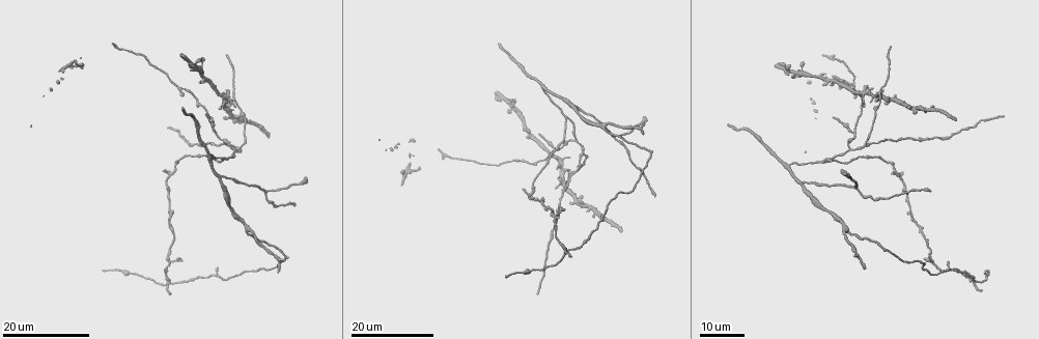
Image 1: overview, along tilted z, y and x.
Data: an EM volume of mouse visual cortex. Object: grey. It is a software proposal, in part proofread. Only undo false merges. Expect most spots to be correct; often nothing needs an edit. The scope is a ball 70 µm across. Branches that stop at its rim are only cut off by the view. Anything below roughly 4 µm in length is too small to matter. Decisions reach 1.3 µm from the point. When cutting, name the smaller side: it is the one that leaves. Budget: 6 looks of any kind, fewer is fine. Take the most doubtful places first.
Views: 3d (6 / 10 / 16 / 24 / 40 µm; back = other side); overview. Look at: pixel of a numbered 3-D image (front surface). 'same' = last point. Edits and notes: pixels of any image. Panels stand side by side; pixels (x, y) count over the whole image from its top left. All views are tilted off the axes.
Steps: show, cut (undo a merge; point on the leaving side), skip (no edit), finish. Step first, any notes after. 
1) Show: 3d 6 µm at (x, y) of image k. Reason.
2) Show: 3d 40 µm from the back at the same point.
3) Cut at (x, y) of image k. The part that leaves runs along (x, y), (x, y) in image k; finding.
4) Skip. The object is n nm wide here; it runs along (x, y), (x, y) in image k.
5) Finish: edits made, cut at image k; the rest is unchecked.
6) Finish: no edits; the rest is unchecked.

Show: 3d 24 µm at (232, 97) of image 1. A fork.

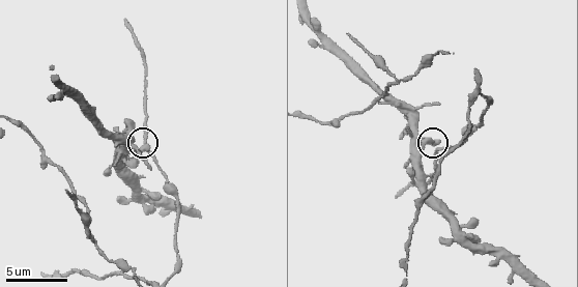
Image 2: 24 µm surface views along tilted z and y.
Show: 3d 10 µm at (437, 148) of image 2.

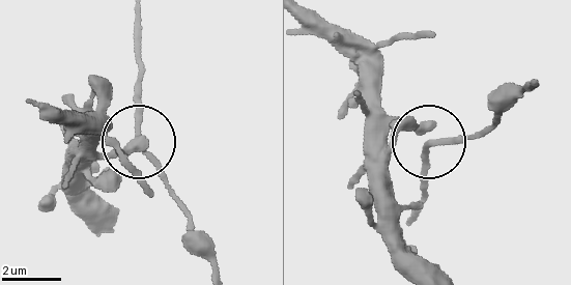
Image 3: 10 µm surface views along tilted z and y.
Skip. It runs along (529, 80), (477, 135), (427, 142), (422, 188) in image 3; one cell here.

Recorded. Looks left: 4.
Show: 3d 10 µm at (395, 81) of image 2. A fork.

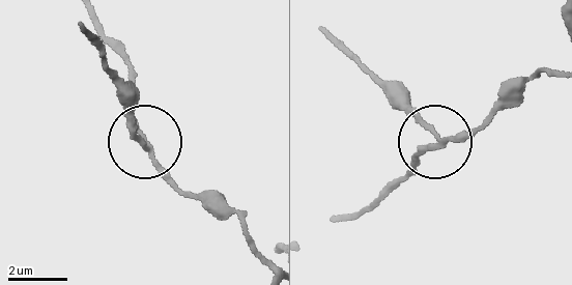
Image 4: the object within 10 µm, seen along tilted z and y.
Show: 3d 6 µm at (148, 147) of image 4.

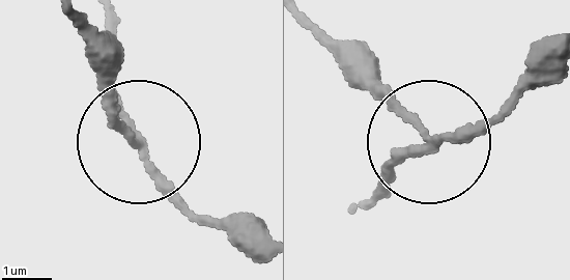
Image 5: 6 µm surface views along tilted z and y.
Cut at (110, 113) of image 5. 3 arms meet here; the part that leaves runs along (135, 137), (80, 15) in image 5; two cells meet here.

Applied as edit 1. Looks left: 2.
Show: 3d 10 µm at (476, 94) of image 2. Three-way junction.

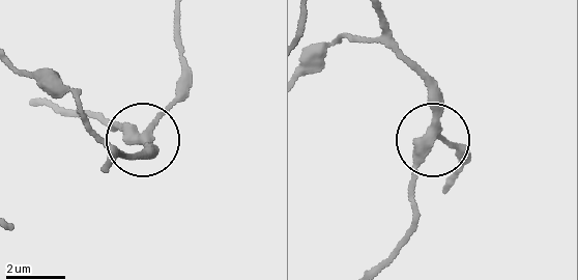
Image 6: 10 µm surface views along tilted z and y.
Skip. 3 arms meet here; it runs along (381, 17), (431, 118), (411, 206) in image 6; one cell here.

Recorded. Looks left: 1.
Finish: edits made, cut at image 5; the rest is unchecked.

